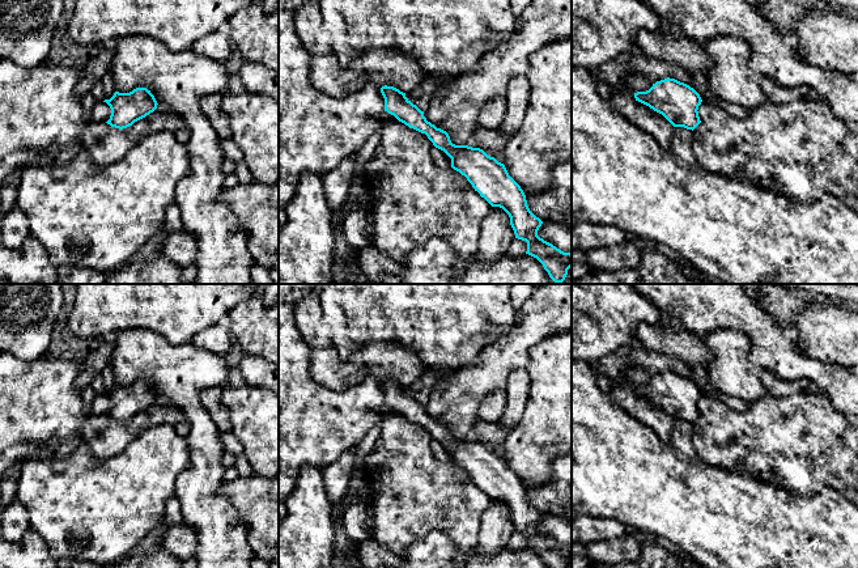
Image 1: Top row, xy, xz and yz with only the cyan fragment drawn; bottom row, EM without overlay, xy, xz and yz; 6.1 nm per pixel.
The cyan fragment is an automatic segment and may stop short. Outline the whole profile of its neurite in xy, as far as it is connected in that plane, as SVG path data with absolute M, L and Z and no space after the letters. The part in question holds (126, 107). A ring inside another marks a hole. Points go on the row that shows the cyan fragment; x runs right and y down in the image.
M136 88L129 93L115 92L110 99L105 99L111 115L106 122L111 127L123 130L145 118L157 109L154 96L146 88Z

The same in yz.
M675 79L657 81L649 90L634 93L634 98L662 114L674 127L693 131L701 123L697 111L702 102L700 94Z

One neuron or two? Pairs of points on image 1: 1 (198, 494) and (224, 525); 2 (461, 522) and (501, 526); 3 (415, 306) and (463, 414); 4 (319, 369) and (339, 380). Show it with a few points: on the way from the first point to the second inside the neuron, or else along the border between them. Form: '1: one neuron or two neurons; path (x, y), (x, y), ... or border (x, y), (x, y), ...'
1: one neuron; path (200, 501), (216, 517)
2: two neurons; border (492, 500), (481, 517), (481, 528), (475, 547)
3: two neurons; border (475, 364), (463, 367), (438, 381)
4: one neuron; path (325, 369), (334, 374)

